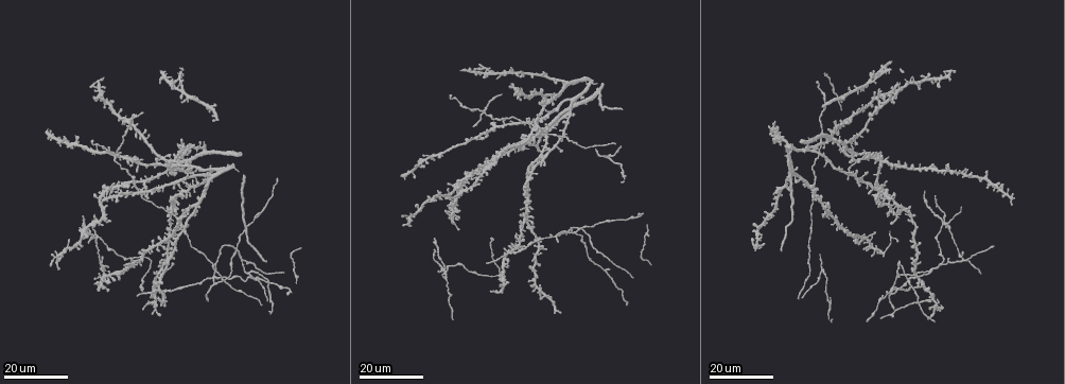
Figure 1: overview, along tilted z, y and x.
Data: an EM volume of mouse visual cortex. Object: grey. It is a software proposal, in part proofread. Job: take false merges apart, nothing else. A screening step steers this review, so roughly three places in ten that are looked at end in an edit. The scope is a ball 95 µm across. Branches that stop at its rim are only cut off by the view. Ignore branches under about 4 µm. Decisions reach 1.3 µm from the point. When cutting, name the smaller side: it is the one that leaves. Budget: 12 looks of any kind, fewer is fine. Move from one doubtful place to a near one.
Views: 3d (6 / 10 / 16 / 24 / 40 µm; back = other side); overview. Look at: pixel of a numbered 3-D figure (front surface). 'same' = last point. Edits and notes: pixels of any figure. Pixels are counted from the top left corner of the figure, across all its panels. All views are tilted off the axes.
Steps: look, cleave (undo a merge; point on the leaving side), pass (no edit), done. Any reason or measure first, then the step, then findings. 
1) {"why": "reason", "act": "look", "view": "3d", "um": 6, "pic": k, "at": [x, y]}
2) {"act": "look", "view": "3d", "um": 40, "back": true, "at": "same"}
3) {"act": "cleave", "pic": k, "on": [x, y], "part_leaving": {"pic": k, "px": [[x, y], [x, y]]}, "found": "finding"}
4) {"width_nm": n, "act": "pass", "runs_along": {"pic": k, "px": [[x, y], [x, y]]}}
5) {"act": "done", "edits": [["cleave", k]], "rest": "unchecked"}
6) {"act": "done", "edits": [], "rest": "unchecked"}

{"why": "thin arm on a thick one", "act": "look", "view": "3d", "um": 16, "pic": 1, "at": [131, 182]}

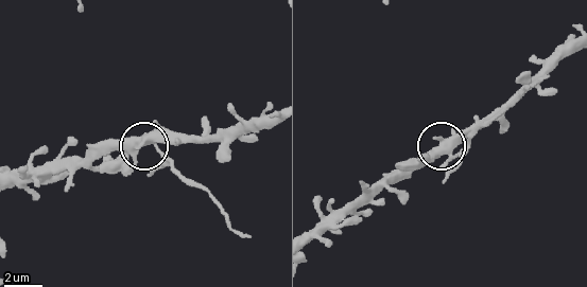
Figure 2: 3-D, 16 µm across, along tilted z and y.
{"act": "look", "view": "3d", "um": 10, "pic": 2, "at": [448, 160]}

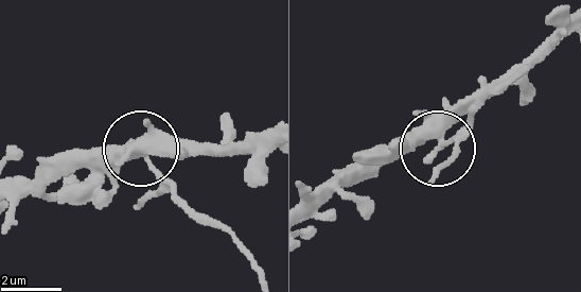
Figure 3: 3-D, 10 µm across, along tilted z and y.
{"act": "look", "view": "3d", "um": 6, "pic": 3, "at": [437, 146]}

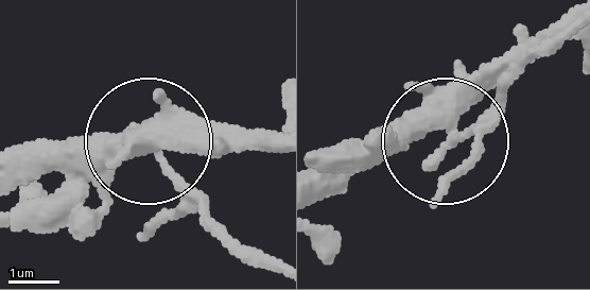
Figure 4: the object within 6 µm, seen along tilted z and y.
{"arms": 3, "act": "cleave", "pic": 4, "on": [194, 206], "part_leaving": {"pic": 4, "px": [[451, 132], [576, 15]]}, "found": "two neurons meet here"}

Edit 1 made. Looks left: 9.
{"act": "look", "view": "overview"}

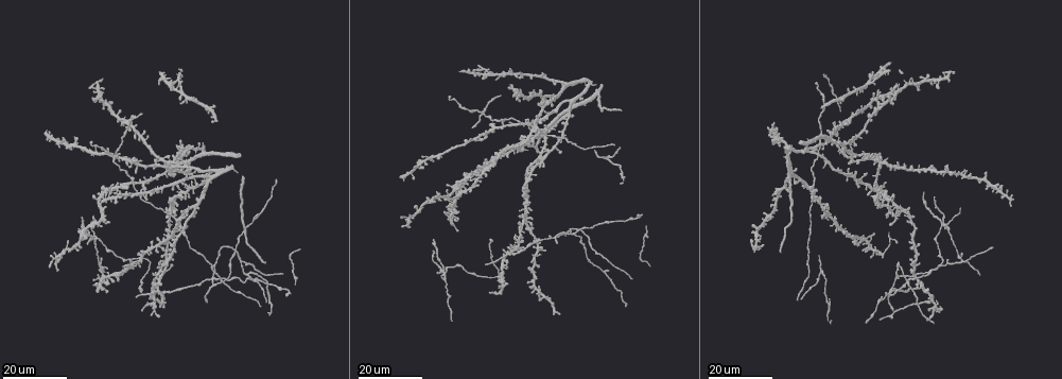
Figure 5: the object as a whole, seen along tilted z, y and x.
{"why": "three-way junction", "act": "look", "view": "3d", "um": 16, "pic": 5, "at": [245, 272]}

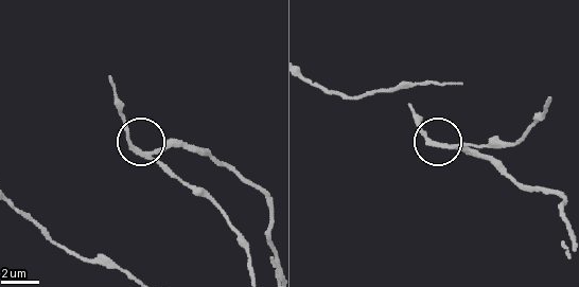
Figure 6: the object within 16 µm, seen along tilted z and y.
{"act": "look", "view": "3d", "um": 6, "pic": 6, "at": [155, 153]}

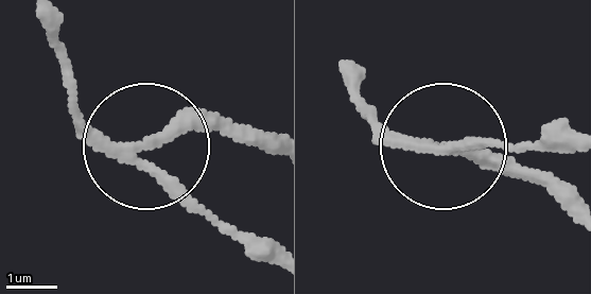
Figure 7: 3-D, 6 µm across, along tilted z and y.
{"act": "cleave", "pic": 7, "on": [191, 110], "part_leaving": {"pic": 7, "px": [[127, 153], [212, 133], [277, 143]]}, "found": "two neurons meet here"}

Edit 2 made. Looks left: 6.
{"why": "four-way junction", "act": "look", "view": "3d", "um": 24, "pic": 5, "at": [442, 271]}

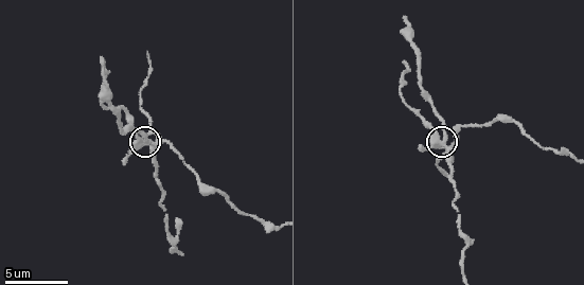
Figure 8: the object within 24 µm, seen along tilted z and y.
{"act": "look", "view": "3d", "um": 10, "pic": 8, "at": [443, 142]}

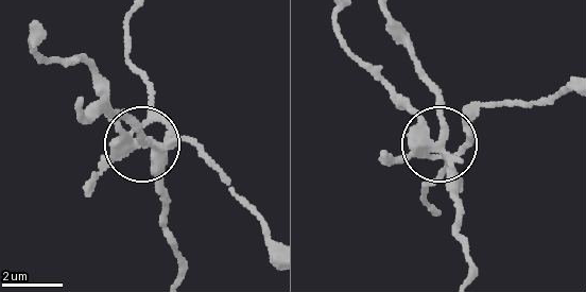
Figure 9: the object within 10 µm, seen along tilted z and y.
{"width_nm": 280, "act": "cleave", "pic": 9, "on": [105, 158], "part_leaving": {"pic": 9, "px": [[444, 153], [462, 147], [484, 106], [521, 105], [566, 89]]}, "found": "two neurons meet here"}

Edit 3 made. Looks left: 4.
{"act": "look", "view": "3d", "um": 16, "pic": 5, "at": [811, 194]}

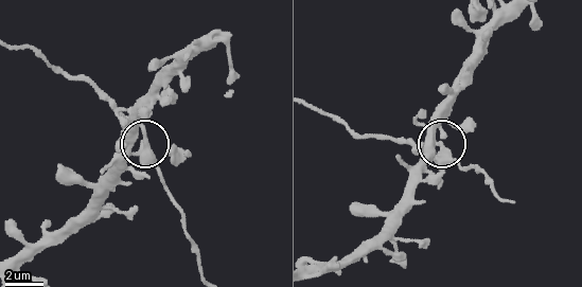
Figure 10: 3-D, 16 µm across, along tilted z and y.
{"act": "look", "view": "3d", "um": 10, "pic": 10, "at": [430, 155]}

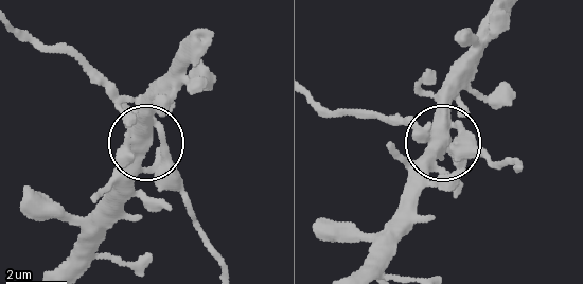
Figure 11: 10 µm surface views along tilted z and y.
{"width_nm": 430, "act": "pass", "found": "one neuron here"}

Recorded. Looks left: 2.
{"why": "calibre changes", "act": "look", "view": "3d", "um": 24, "pic": 5, "at": [877, 302]}

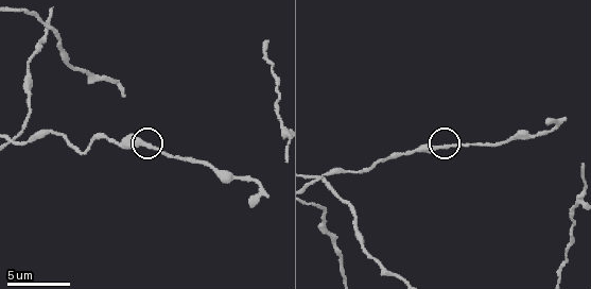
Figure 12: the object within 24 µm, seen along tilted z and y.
{"act": "look", "view": "3d", "um": 10, "pic": 12, "at": [142, 145]}

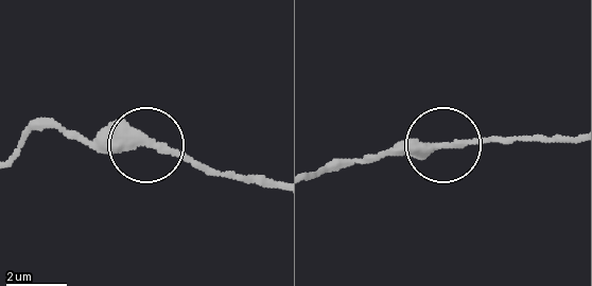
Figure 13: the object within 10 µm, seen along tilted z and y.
{"width_nm": 290, "act": "pass", "runs_along": {"pic": 13, "px": [[20, 144], [58, 125], [81, 135], [134, 138], [214, 168]]}, "found": "one neuron here"}

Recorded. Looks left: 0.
{"act": "done", "edits": [["cleave", 4], ["cleave", 7], ["cleave", 9]], "rest": "unchecked"}

